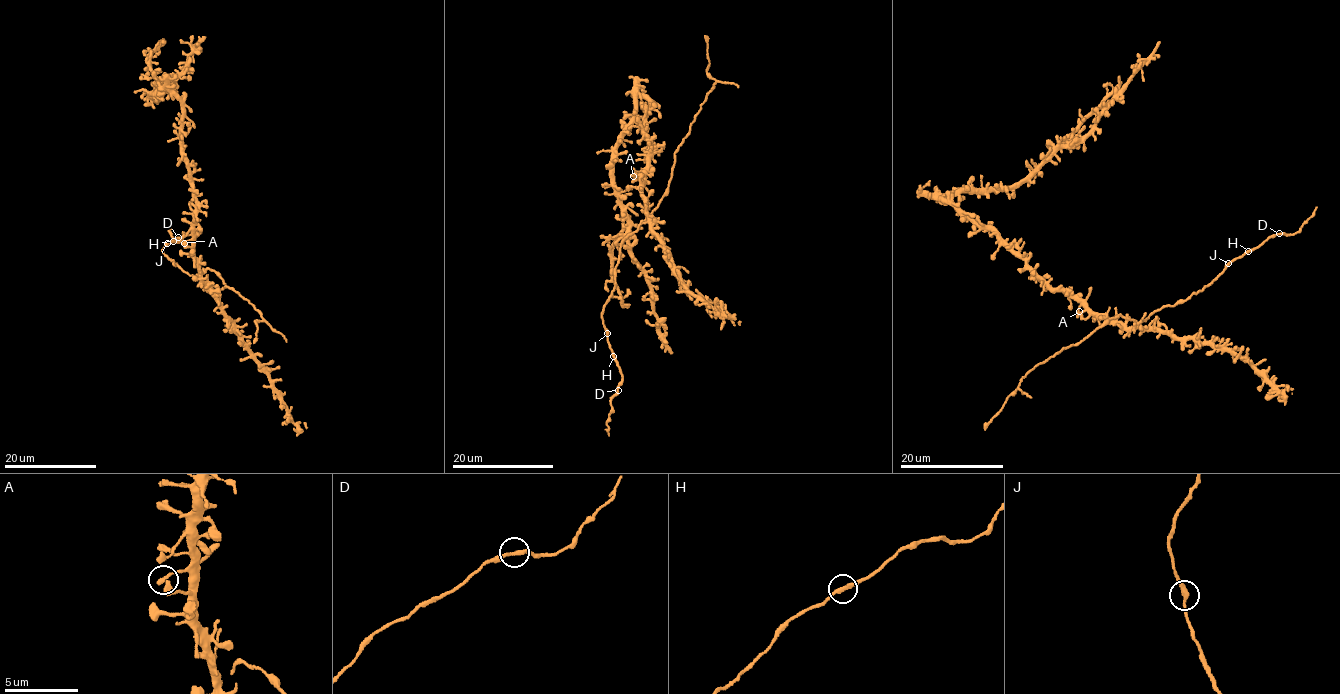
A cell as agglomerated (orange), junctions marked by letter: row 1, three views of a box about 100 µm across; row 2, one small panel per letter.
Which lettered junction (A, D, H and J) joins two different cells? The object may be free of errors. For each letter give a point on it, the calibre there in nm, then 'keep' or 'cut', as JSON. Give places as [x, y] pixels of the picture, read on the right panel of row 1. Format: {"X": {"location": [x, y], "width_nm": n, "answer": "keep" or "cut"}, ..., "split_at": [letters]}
{"A": {"location": [1079, 311], "width_nm": 260, "answer": "keep"}, "D": {"location": [1279, 233], "width_nm": 260, "answer": "cut"}, "H": {"location": [1248, 251], "width_nm": 260, "answer": "keep"}, "J": {"location": [1228, 263], "width_nm": 280, "answer": "keep"}, "split_at": ["D"]}

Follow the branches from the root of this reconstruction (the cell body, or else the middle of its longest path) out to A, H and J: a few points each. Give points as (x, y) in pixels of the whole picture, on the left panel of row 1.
A: (191, 176), (197, 214), (194, 234), (184, 243)
H: (191, 176), (197, 214), (194, 252), (201, 275), (189, 275), (164, 254), (163, 248), (173, 241)
J: (191, 176), (197, 214), (194, 252), (201, 275), (189, 275), (174, 266), (162, 251), (167, 243)

